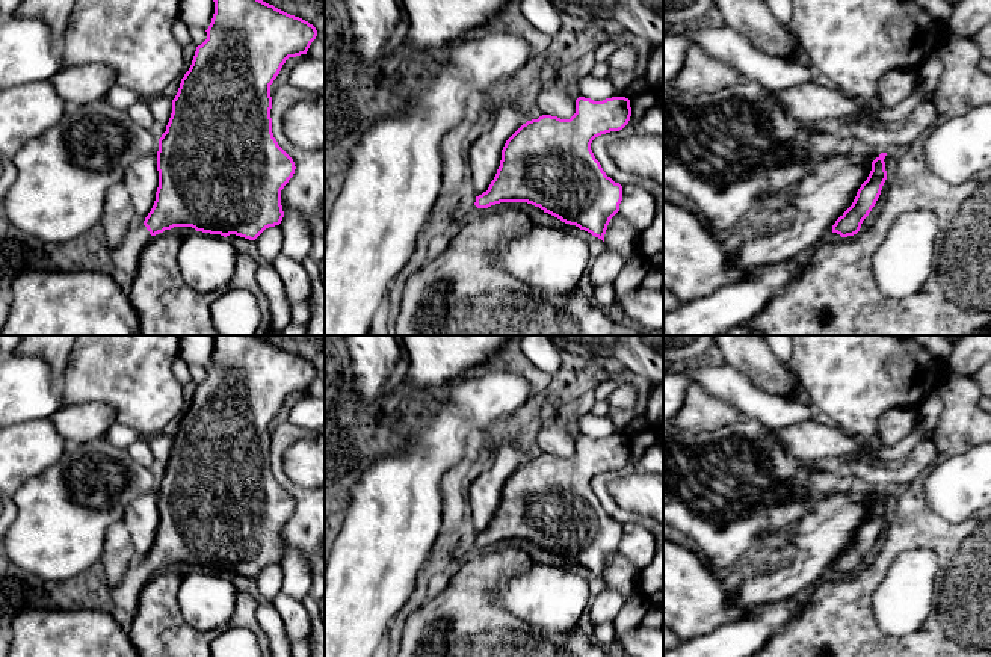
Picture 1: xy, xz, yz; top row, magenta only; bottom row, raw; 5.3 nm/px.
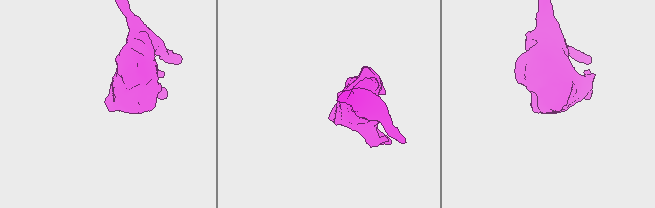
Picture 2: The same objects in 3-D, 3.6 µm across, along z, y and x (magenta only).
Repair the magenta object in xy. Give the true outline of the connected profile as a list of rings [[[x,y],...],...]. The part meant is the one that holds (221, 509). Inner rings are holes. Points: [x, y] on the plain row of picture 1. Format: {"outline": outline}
{"outline": [[[213,335],[215,352],[207,378],[196,385],[192,403],[181,417],[172,438],[166,470],[159,477],[156,539],[142,562],[133,560],[121,583],[112,589],[112,616],[122,628],[130,628],[139,606],[139,594],[148,578],[174,565],[196,569],[236,572],[255,578],[266,566],[279,563],[284,550],[281,529],[295,512],[293,497],[278,483],[272,471],[270,423],[289,396],[307,393],[317,369],[308,359],[290,353],[258,335]]]}

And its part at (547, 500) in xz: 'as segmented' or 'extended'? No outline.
as segmented

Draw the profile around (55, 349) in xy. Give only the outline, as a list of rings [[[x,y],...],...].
[[[23,335],[14,353],[44,358],[51,369],[54,384],[59,385],[74,341],[76,335]]]

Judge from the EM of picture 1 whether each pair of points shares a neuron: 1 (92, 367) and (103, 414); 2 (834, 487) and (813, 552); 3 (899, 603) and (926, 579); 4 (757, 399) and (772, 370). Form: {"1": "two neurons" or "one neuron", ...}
{"1": "two neurons", "2": "two neurons", "3": "one neuron", "4": "two neurons"}

